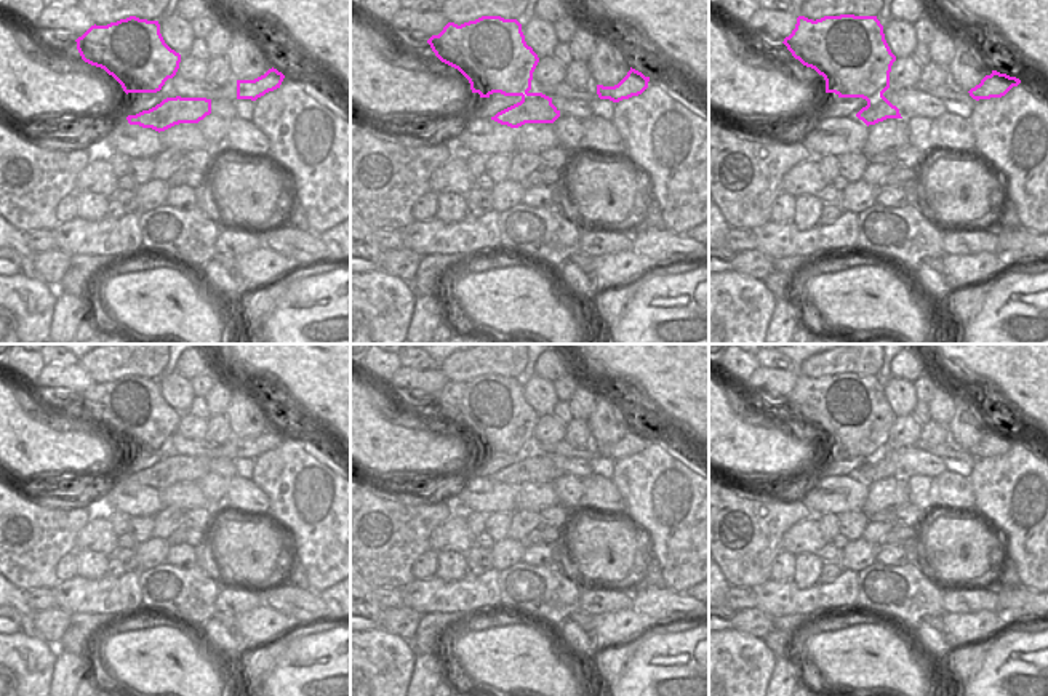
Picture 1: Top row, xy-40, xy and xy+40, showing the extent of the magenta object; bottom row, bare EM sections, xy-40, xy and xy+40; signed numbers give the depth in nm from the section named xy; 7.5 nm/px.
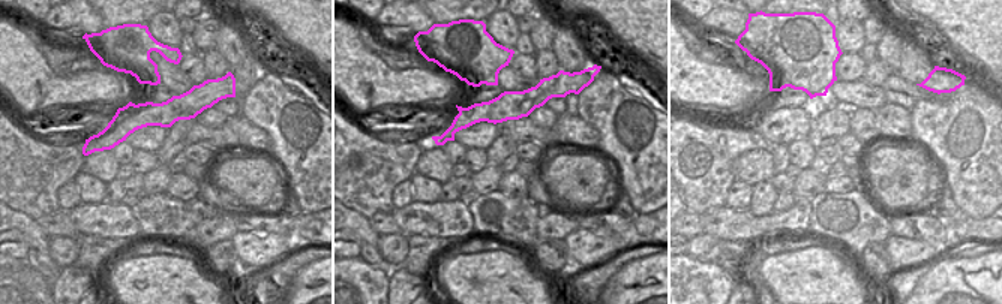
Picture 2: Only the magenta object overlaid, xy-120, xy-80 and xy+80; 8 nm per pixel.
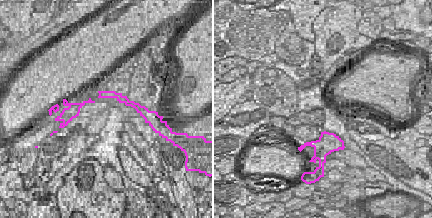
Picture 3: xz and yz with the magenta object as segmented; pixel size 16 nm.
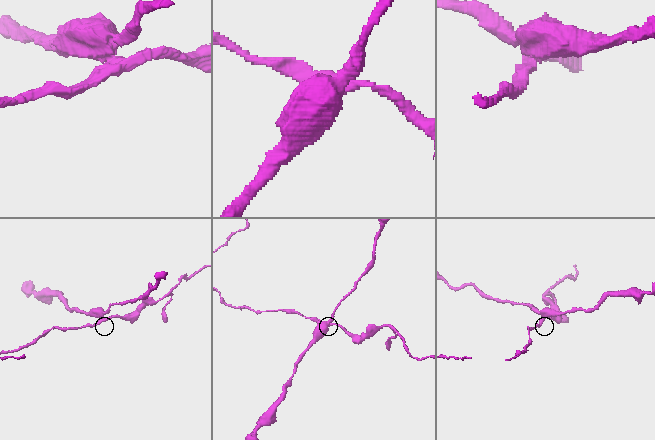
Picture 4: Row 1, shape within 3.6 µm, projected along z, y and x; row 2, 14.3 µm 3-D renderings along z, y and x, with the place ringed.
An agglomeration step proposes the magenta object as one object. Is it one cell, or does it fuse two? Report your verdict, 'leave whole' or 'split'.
split

